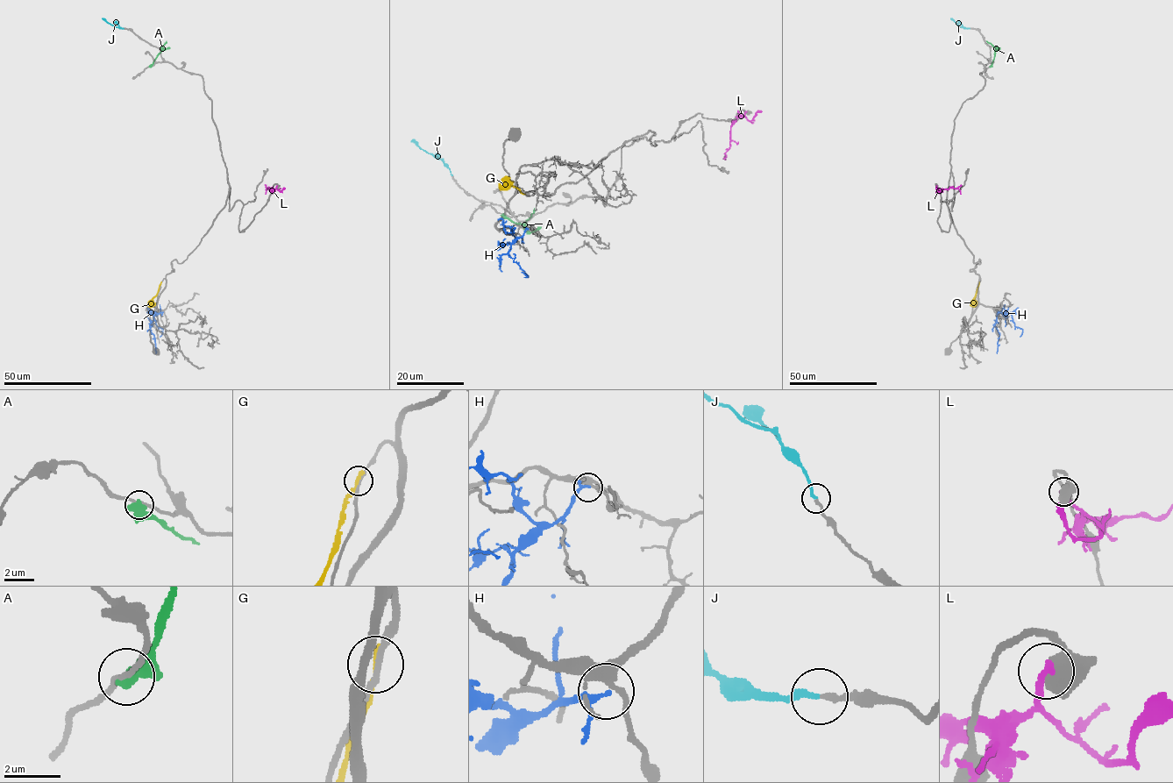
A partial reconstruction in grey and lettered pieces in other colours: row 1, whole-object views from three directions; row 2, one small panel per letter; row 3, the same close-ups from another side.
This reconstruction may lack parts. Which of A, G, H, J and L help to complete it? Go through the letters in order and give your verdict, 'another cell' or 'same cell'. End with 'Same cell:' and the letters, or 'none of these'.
A: another cell
G: another cell
H: another cell
J: same cell
L: another cell
Same cell: J

